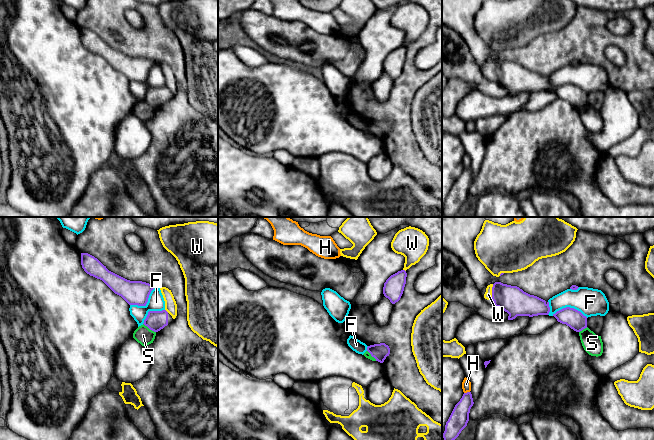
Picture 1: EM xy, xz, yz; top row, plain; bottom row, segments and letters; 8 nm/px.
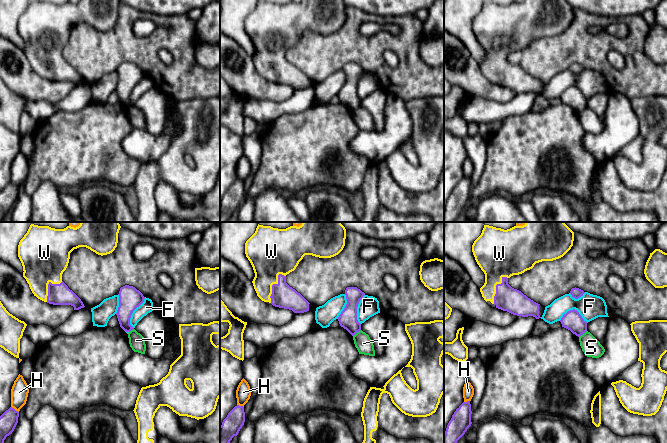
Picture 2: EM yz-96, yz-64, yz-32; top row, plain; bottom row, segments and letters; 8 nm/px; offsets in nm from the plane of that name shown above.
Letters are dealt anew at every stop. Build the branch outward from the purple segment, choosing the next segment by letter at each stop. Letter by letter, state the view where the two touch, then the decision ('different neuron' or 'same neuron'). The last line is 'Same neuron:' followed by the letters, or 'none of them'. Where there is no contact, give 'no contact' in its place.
F: yz | different neuron
H: yz | different neuron
S: xy | different neuron
W: yz | same neuron
Same neuron: W

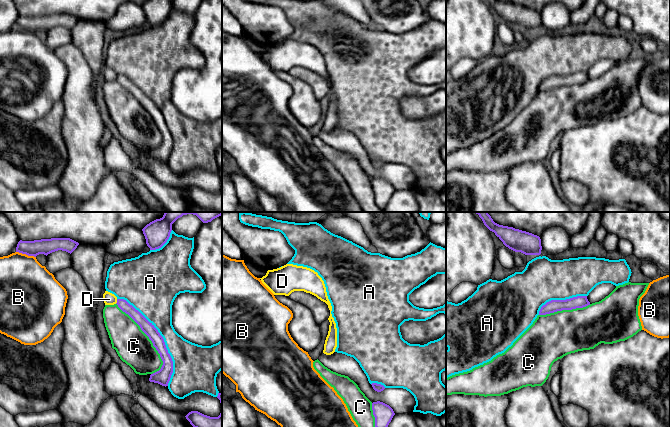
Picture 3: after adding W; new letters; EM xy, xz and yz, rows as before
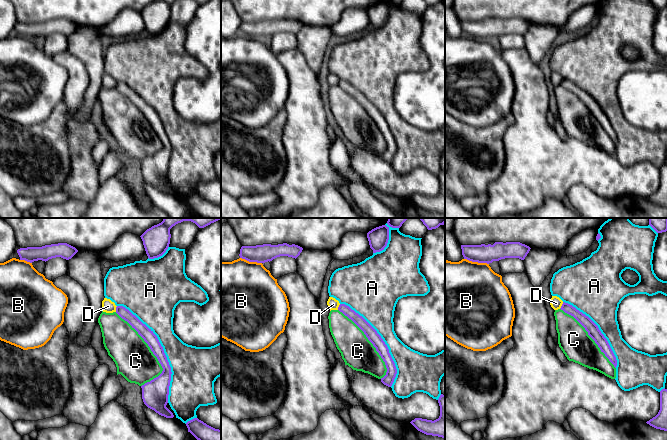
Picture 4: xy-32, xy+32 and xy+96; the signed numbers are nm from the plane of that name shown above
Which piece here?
A: xy | different neuron
B: xy | different neuron
C: xy | different neuron
D: xy | different neuron
Same neuron: none of them

